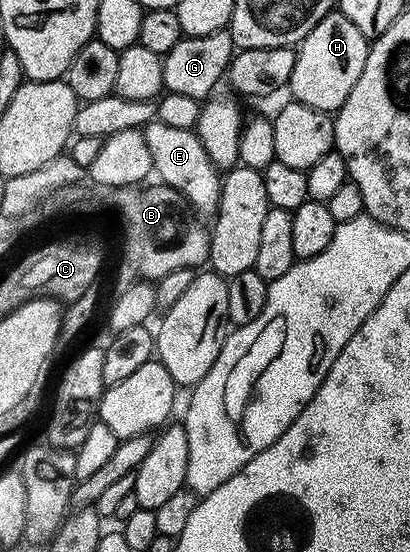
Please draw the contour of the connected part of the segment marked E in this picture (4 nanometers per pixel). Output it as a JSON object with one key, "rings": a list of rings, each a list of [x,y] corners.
{"rings":[[[154,119],[142,130],[153,161],[153,171],[164,184],[178,191],[180,196],[203,215],[214,216],[220,201],[222,178],[204,143],[193,129],[177,129]]]}

